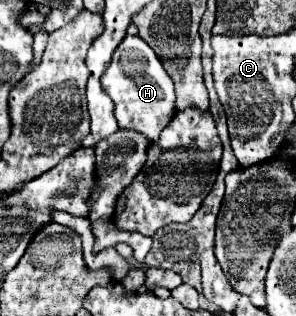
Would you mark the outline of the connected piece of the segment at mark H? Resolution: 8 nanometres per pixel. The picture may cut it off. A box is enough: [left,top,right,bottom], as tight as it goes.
[102,36,176,142]

